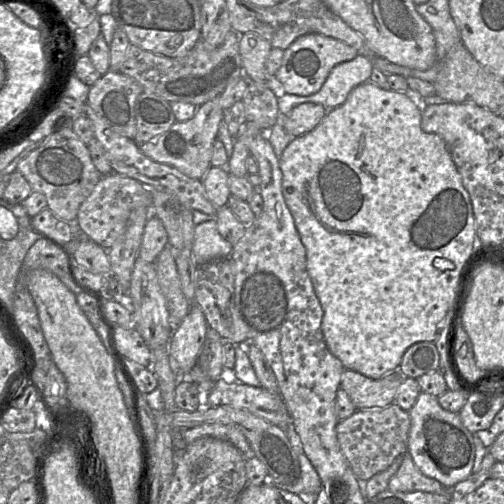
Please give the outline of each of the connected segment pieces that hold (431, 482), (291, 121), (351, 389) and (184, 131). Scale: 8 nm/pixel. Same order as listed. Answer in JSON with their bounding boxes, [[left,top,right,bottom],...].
[[388,452,451,494],[280,102,326,137],[340,369,404,410],[139,96,224,180]]

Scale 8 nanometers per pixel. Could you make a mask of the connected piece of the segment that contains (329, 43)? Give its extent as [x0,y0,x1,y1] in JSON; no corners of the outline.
[273,33,358,96]

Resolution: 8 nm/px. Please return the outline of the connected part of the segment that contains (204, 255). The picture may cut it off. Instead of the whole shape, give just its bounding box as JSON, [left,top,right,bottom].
[192,219,233,265]

